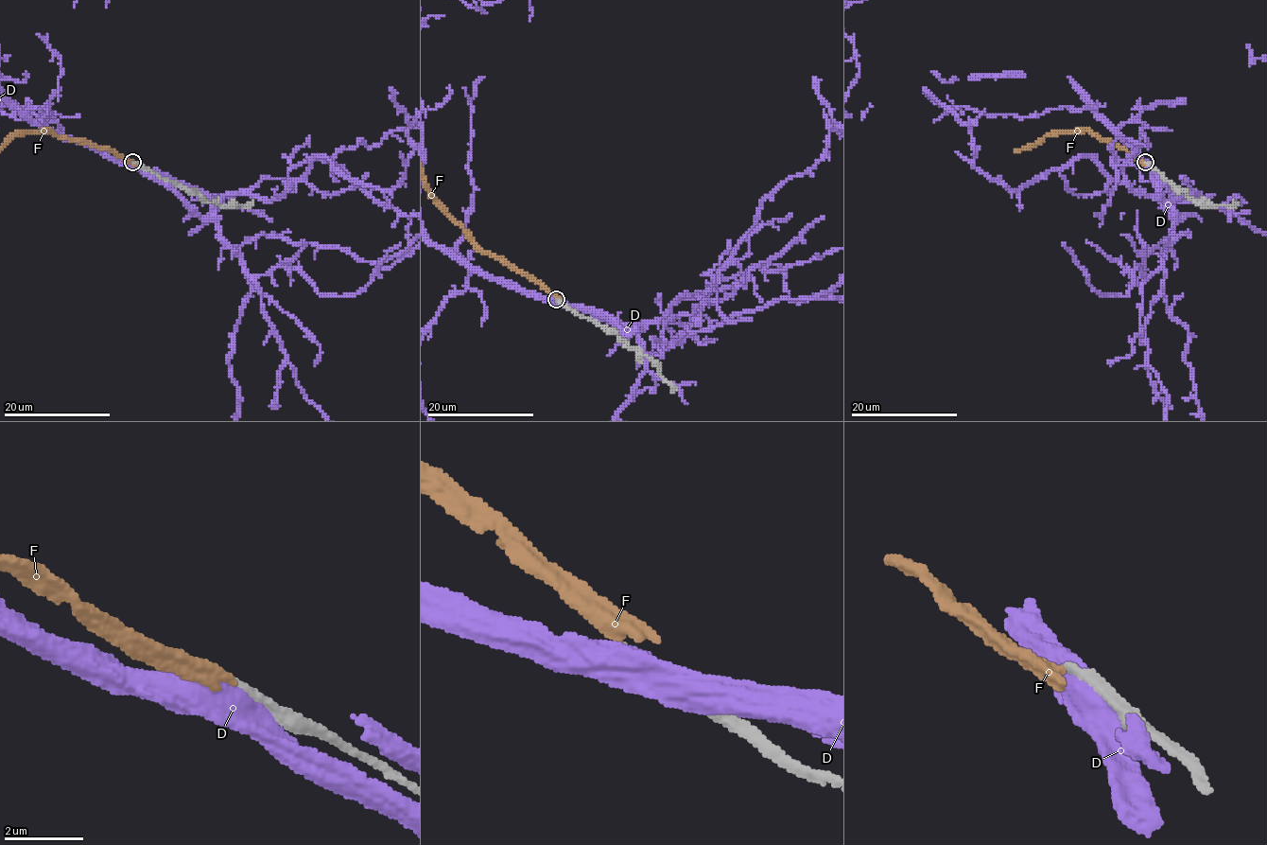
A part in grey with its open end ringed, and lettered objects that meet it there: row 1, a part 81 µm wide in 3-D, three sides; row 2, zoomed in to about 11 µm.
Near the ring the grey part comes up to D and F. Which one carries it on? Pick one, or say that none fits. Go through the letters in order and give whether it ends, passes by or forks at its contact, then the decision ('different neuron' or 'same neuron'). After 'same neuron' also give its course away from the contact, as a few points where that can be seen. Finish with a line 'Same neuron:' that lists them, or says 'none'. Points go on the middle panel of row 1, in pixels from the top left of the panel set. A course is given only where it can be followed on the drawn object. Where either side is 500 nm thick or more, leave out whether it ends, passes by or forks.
D: different neuron
F: different neuron
Same neuron: none

